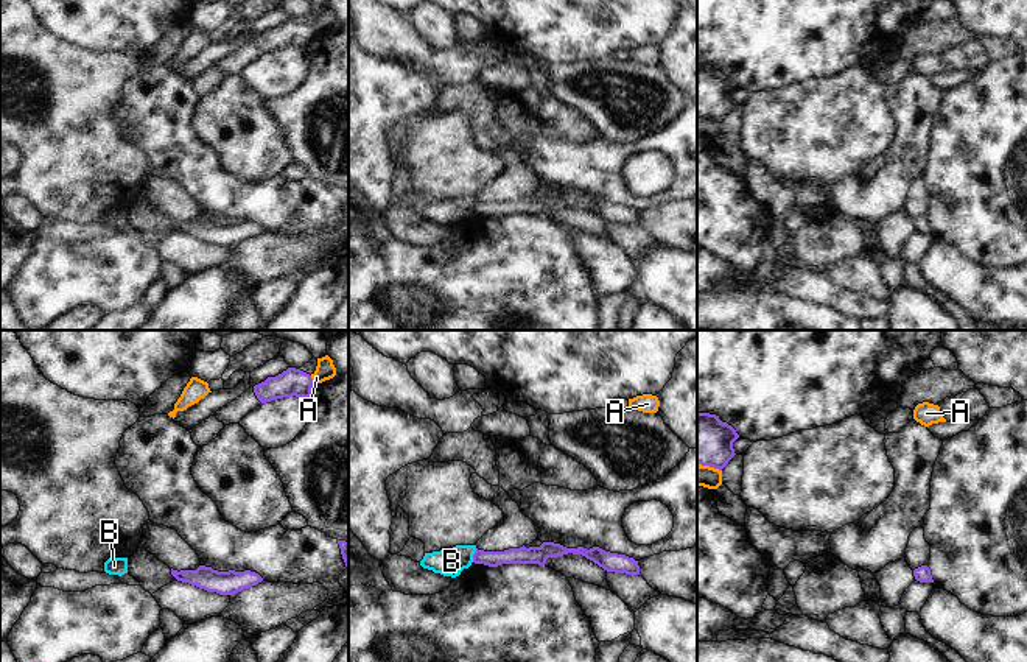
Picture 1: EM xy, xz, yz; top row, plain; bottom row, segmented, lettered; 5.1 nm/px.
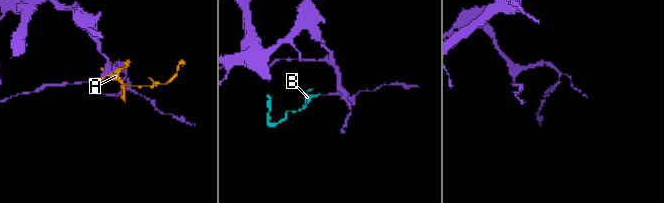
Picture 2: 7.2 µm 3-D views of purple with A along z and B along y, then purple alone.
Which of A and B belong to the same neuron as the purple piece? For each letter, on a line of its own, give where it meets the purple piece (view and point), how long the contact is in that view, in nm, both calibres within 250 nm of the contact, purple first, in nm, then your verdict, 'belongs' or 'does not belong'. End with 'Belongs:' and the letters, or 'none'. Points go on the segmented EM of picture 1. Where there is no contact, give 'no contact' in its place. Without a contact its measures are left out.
A: xy (311, 379) | 50 nm | 140/100 nm | does not belong
B: xz (473, 555) | 80 nm | 90/140 nm | does not belong
Belongs: none

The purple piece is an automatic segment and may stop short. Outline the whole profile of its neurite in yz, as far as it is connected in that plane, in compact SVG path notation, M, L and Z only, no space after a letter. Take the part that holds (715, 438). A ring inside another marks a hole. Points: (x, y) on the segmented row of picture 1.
M697 413L697 466L722 470L736 455L733 442L739 438L736 430L722 422L719 416Z

